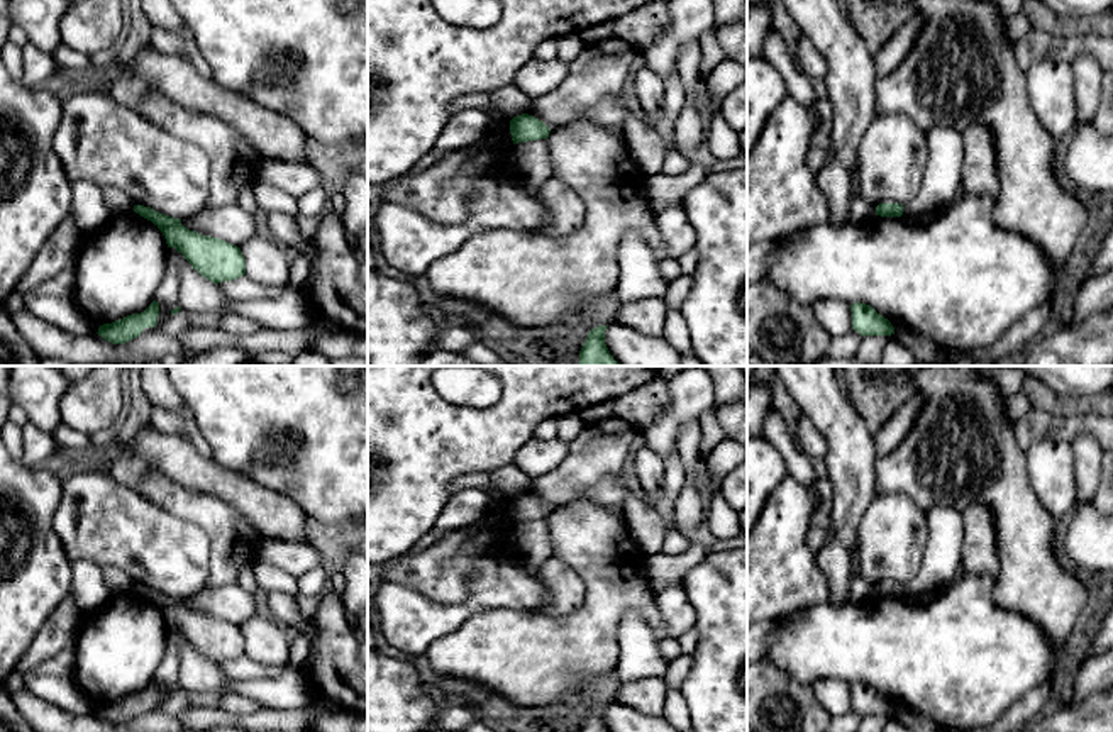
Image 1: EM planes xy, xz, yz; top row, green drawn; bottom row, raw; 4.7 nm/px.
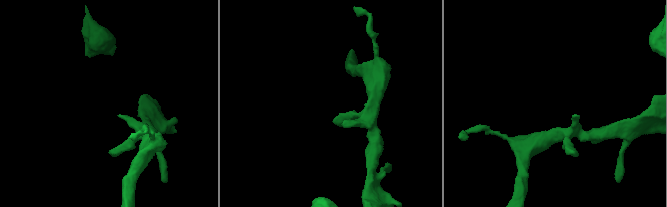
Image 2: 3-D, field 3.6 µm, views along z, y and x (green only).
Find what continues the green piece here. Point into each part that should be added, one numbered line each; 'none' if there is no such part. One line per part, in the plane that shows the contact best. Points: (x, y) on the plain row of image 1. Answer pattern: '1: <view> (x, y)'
none

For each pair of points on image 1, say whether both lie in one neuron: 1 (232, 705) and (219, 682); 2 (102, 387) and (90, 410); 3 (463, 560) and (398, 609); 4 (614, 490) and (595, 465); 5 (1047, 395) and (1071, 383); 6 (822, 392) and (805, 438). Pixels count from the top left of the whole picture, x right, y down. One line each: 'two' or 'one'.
1: two
2: one
3: two
4: two
5: two
6: two

